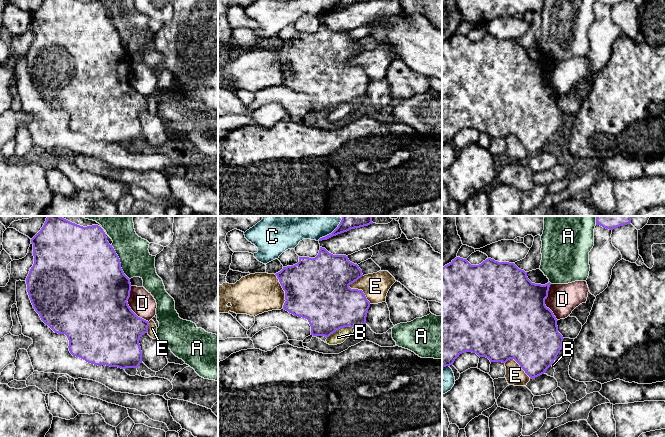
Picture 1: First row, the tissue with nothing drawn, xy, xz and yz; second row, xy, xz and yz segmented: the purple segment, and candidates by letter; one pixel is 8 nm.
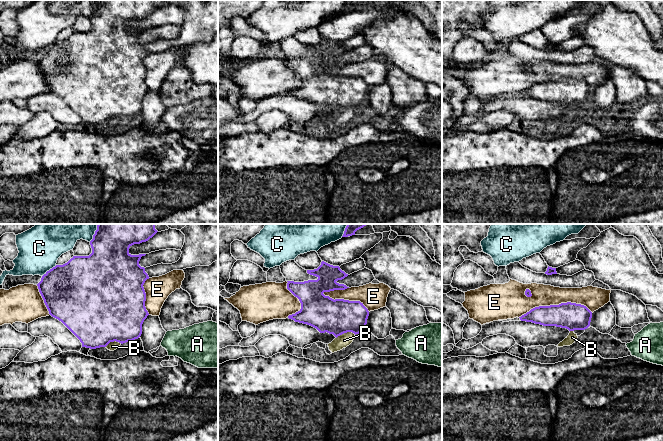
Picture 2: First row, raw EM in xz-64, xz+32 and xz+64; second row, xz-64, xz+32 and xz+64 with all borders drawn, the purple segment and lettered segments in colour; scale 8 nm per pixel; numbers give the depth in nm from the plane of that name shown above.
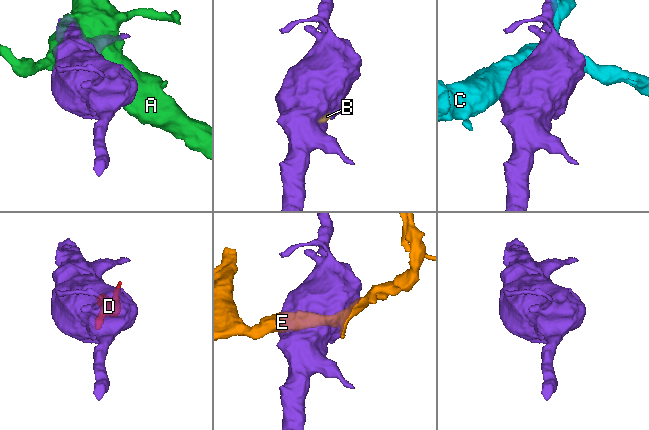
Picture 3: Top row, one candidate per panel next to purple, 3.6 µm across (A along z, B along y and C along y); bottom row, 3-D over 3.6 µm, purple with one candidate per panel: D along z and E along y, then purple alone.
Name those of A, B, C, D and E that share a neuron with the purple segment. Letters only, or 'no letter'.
no letter

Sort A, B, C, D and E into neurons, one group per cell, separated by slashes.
A / B D / C / E

